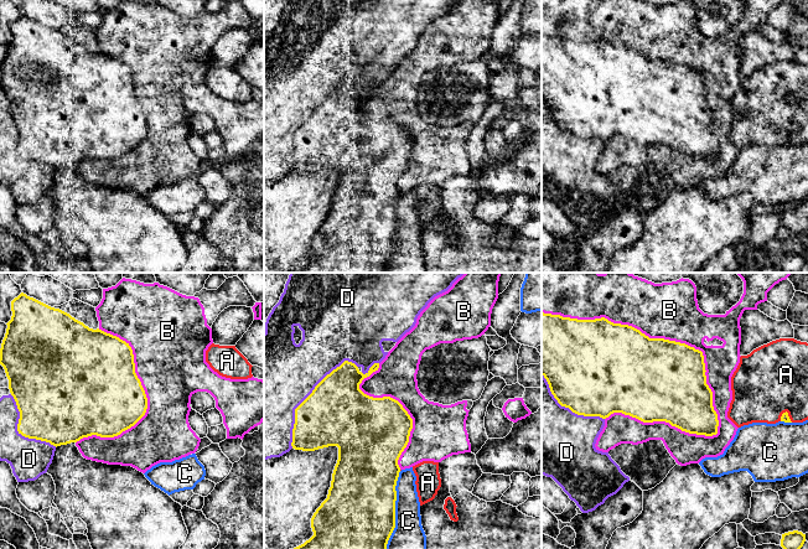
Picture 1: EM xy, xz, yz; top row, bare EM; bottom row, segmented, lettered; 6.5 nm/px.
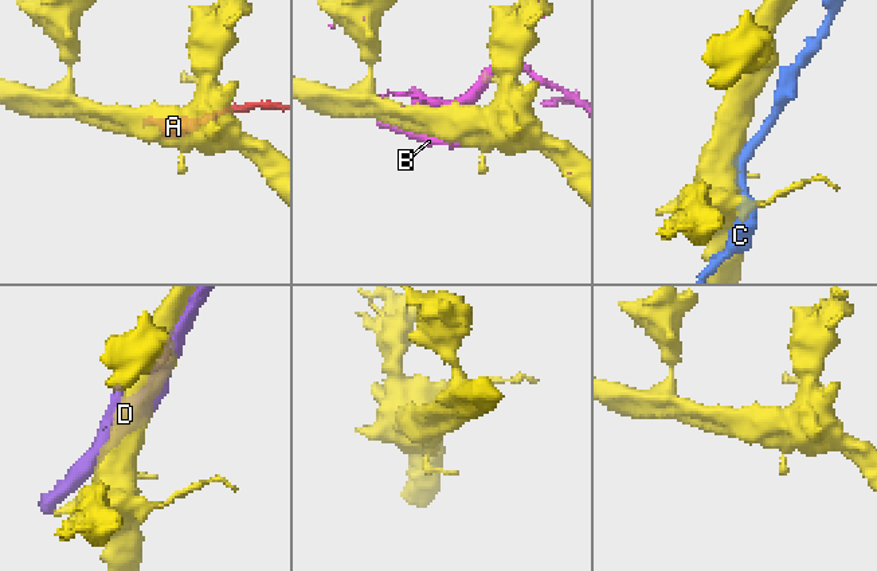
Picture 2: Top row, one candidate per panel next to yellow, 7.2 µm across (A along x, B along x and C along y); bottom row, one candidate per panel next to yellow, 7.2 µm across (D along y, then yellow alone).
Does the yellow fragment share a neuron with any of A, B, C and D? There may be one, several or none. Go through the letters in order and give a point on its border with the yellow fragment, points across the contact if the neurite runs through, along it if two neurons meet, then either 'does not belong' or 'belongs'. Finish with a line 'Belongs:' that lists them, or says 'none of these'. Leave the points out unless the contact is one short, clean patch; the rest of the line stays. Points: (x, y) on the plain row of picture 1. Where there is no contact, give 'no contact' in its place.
A: yz (787, 136) | does not belong
B: yz (662, 61) | belongs
C: xz (394, 233) | does not belong
D: xz (306, 120) | does not belong
Belongs: B

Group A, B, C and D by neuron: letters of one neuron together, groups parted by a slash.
A / B / C / D

